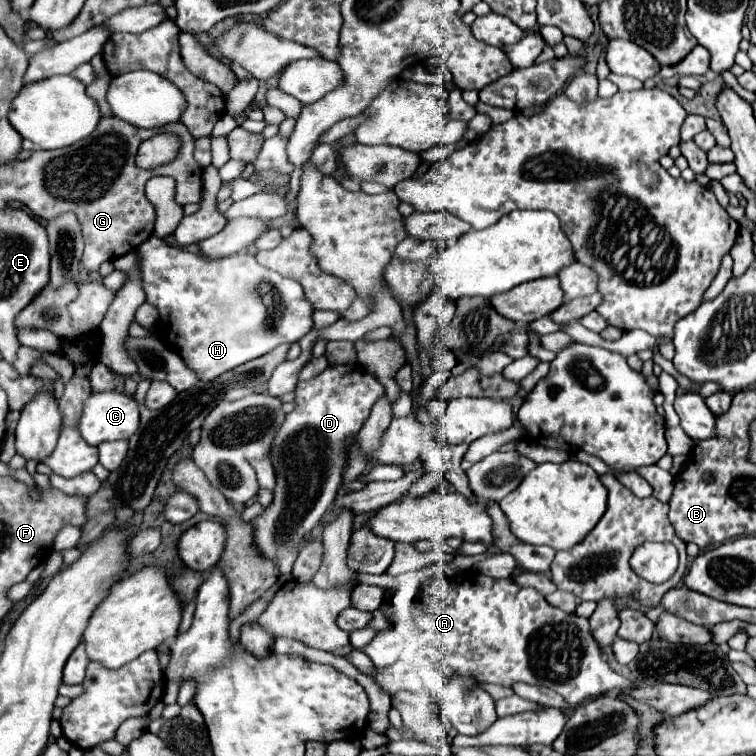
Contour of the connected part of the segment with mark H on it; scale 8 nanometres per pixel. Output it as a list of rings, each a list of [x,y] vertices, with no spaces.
[[[150,236],[140,248],[142,254],[142,288],[146,302],[156,306],[160,314],[162,338],[172,344],[182,360],[200,376],[200,380],[214,380],[216,376],[264,356],[282,342],[298,342],[312,328],[312,308],[296,280],[284,278],[278,272],[258,264],[254,254],[240,252],[226,258],[206,258],[168,246],[158,236]]]

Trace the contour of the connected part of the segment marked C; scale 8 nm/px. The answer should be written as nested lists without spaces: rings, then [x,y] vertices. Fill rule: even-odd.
[[[104,390],[104,392],[92,392],[84,400],[82,416],[78,420],[78,430],[90,446],[98,446],[100,442],[106,440],[128,440],[136,432],[138,422],[140,422],[140,414],[134,398],[114,390]]]

